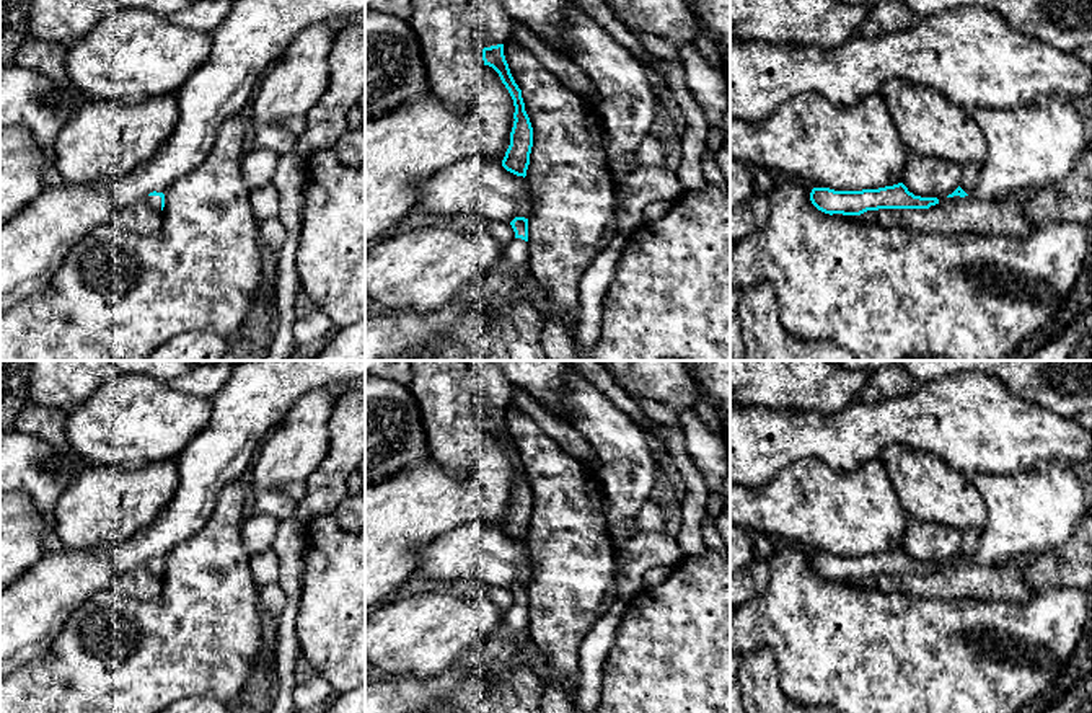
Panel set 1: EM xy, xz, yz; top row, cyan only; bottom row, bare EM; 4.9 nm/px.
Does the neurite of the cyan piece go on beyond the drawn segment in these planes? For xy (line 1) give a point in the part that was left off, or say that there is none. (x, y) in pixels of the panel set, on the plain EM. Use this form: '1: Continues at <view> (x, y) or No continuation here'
1: Continues at xy (155, 566)

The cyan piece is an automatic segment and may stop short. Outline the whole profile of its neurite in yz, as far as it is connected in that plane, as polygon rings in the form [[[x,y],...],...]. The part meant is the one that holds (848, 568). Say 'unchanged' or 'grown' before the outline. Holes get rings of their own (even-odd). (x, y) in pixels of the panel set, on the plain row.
grown | [[[903,548],[878,555],[834,556],[830,553],[813,553],[812,569],[825,579],[861,581],[878,574],[929,574],[936,569],[965,565],[968,560],[958,551],[944,565],[921,563],[908,556]]]

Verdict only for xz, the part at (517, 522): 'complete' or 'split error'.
split error

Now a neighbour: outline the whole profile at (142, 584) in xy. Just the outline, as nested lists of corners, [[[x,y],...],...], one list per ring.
[[[142,566],[116,576],[111,582],[111,587],[116,594],[125,597],[152,600],[160,594],[163,579],[161,576],[155,576],[147,566]]]

